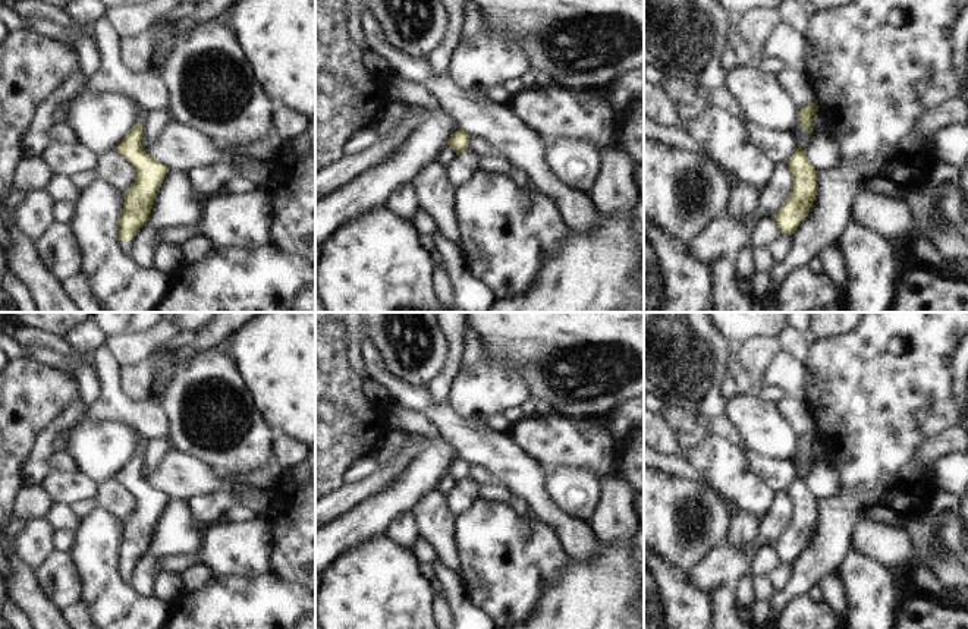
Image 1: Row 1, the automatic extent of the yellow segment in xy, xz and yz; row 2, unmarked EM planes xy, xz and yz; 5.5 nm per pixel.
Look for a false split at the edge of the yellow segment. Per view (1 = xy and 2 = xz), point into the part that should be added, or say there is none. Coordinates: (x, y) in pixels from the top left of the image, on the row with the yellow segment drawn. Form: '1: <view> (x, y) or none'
1: xy (125, 247)
2: none

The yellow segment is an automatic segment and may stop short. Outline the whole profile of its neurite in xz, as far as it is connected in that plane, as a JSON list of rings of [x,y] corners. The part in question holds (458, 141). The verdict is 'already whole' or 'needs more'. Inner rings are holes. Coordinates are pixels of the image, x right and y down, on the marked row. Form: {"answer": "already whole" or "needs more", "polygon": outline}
{"answer": "already whole", "polygon": [[[456,130],[455,133],[450,135],[447,145],[456,152],[463,152],[468,150],[468,141],[469,135],[465,133],[463,130]]]}

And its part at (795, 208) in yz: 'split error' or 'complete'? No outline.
complete

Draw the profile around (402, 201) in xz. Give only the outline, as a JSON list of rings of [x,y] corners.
[[[403,185],[395,189],[389,195],[389,199],[384,207],[408,221],[412,221],[415,211],[419,208],[418,198],[411,185]]]

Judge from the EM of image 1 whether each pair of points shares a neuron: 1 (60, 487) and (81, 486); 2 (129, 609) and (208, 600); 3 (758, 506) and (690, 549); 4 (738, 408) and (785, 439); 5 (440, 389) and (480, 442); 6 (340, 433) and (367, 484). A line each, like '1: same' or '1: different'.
1: same
2: different
3: different
4: same
5: different
6: different

